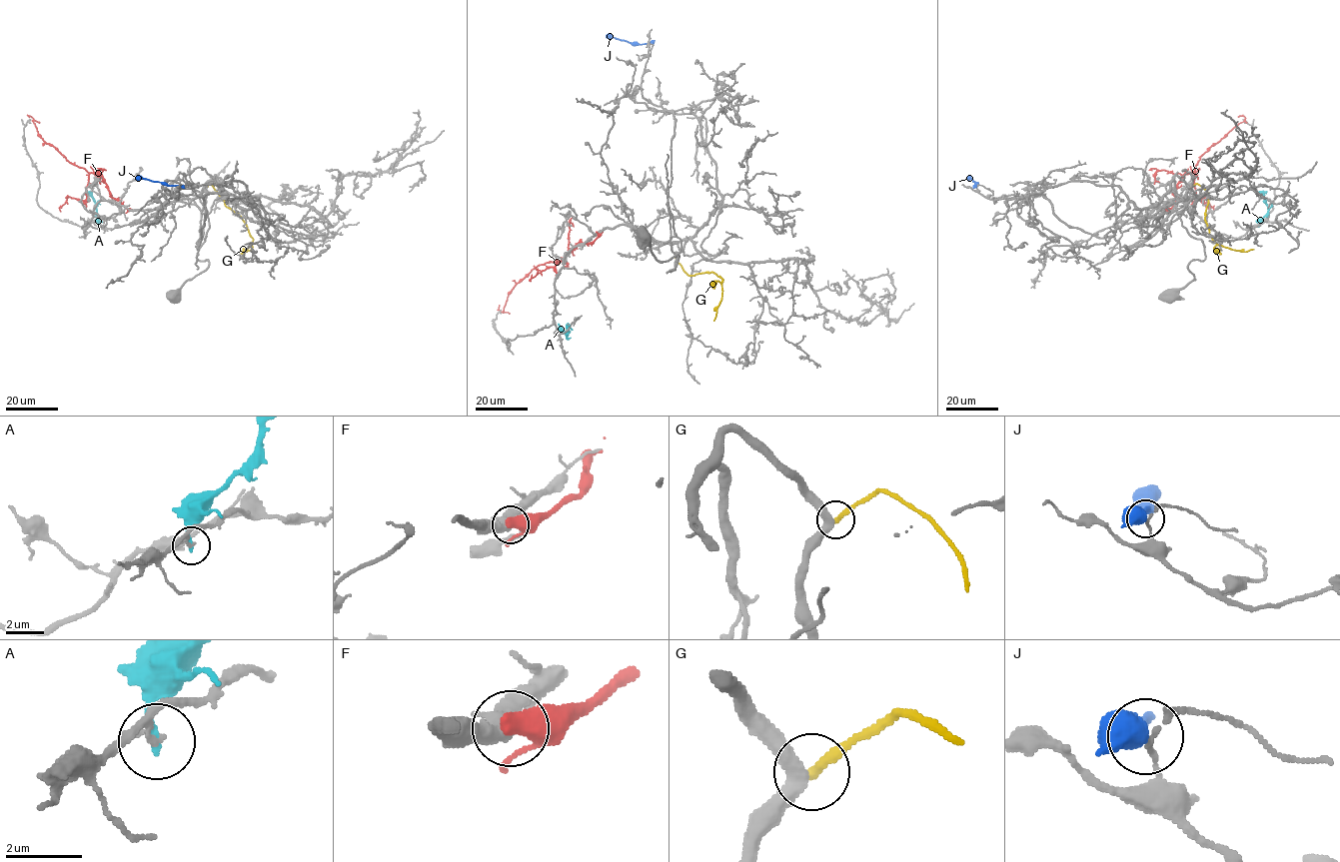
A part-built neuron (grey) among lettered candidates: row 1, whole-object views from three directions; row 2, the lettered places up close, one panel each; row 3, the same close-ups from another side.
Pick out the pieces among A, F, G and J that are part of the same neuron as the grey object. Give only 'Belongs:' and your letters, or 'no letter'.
Belongs: no letter

